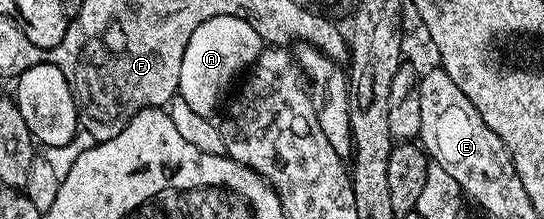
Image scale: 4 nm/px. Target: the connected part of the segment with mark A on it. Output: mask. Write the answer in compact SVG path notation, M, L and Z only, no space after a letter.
M216 16L208 18L193 34L183 53L177 91L195 110L195 114L212 117L225 87L246 70L252 68L261 52L263 41L255 34L255 26L249 26L243 18Z

